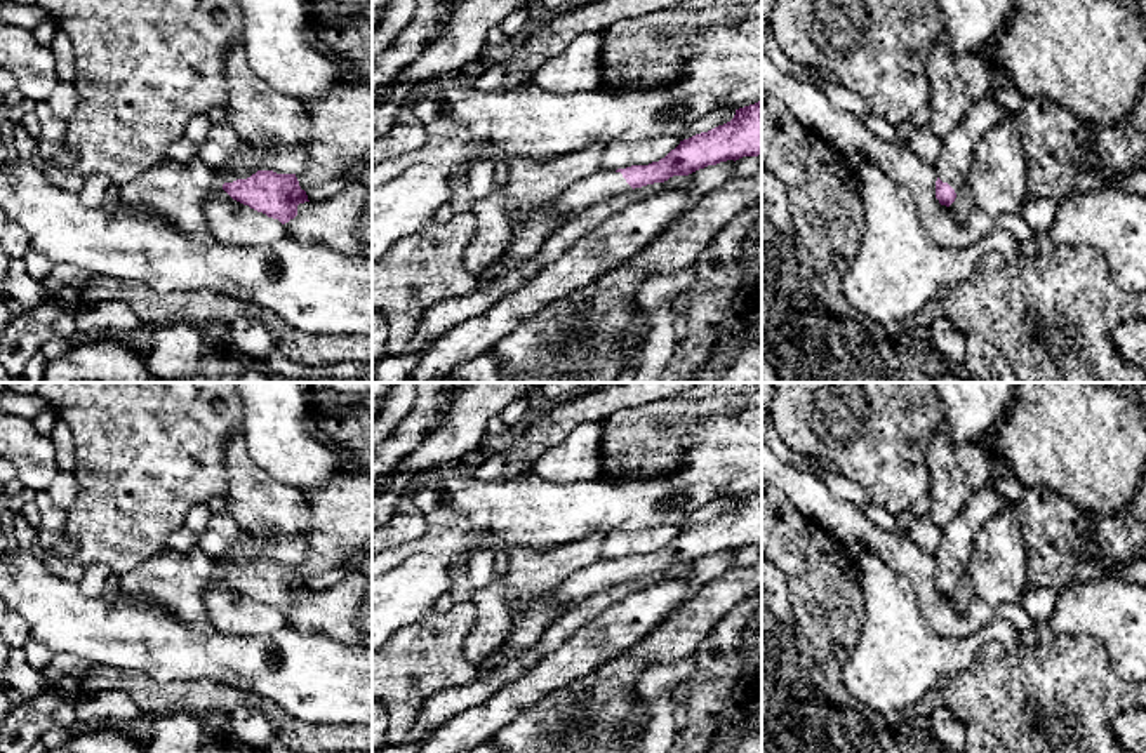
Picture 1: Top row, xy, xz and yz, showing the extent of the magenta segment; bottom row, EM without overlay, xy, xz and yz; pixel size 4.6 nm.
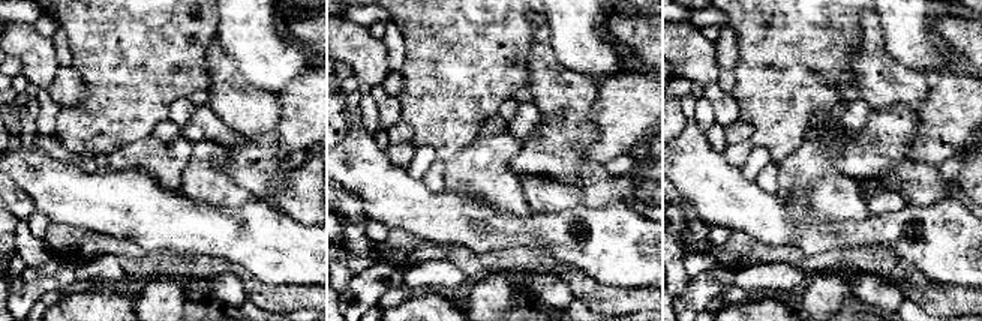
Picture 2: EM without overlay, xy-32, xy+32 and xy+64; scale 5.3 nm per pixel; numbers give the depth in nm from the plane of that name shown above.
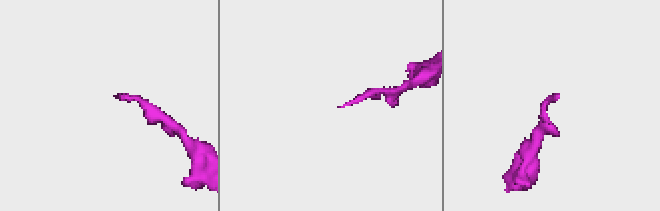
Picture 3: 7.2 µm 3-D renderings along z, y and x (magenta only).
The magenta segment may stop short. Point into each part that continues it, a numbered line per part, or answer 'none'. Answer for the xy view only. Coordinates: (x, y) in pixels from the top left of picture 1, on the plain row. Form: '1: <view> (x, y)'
1: xy (287, 550)

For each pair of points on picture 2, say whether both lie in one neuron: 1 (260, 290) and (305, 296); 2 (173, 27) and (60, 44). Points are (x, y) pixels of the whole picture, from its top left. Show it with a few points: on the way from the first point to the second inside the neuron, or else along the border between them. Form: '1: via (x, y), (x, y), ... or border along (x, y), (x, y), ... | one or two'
1: via (270, 296), (294, 296) | one
2: border along (59, 24), (66, 35), (72, 65) | two

